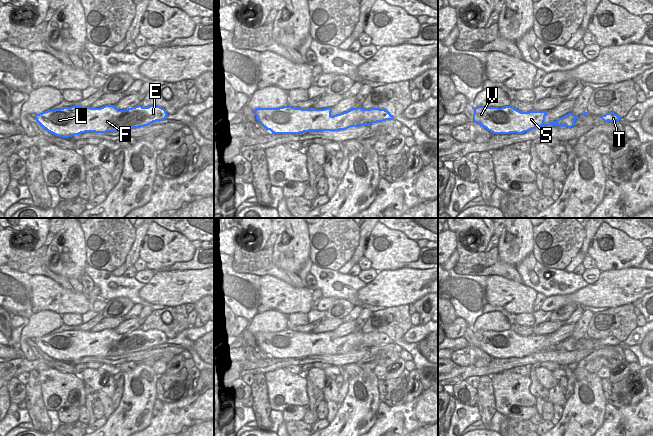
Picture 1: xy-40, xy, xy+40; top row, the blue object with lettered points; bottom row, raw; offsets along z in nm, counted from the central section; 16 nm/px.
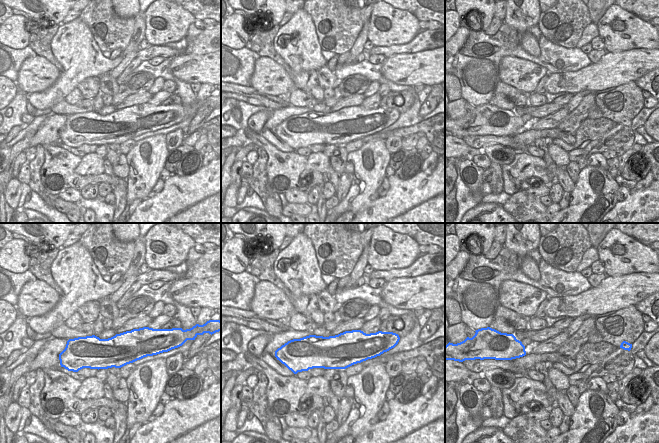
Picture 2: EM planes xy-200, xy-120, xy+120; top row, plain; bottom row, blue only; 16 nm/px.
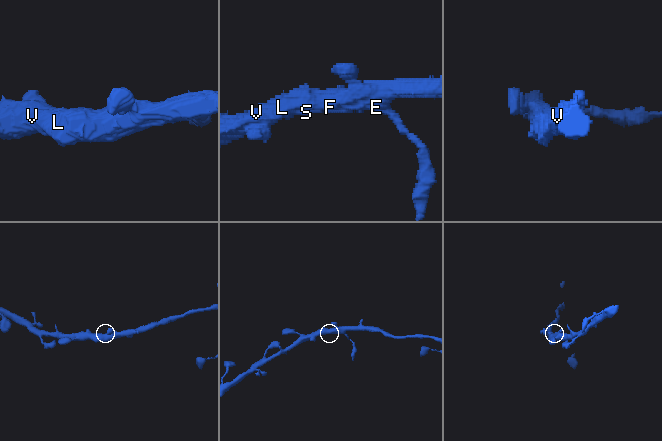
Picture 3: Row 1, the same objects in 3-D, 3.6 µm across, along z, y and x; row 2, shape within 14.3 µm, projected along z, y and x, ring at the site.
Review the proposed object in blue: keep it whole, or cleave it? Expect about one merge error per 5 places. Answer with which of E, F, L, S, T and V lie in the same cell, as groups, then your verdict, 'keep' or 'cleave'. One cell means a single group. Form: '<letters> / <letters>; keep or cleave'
E F L S T V; keep

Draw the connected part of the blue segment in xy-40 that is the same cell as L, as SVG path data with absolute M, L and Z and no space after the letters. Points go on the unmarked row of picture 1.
M105 329L100 332L71 330L35 338L35 343L48 356L59 361L68 362L85 356L118 356L144 351L153 346L165 344L167 339L166 334L157 329L148 331L138 329L124 334L118 334L115 329Z

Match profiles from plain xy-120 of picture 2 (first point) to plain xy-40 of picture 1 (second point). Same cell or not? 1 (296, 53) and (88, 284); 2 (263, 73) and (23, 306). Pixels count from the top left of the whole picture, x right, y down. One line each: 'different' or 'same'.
1: different
2: different

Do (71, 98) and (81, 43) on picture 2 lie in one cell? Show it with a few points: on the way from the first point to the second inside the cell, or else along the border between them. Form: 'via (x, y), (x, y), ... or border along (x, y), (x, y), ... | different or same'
border along (76, 87), (64, 98) | different

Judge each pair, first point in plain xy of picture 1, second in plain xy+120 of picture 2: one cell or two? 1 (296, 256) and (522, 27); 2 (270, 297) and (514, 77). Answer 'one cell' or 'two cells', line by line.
1: one cell
2: one cell

